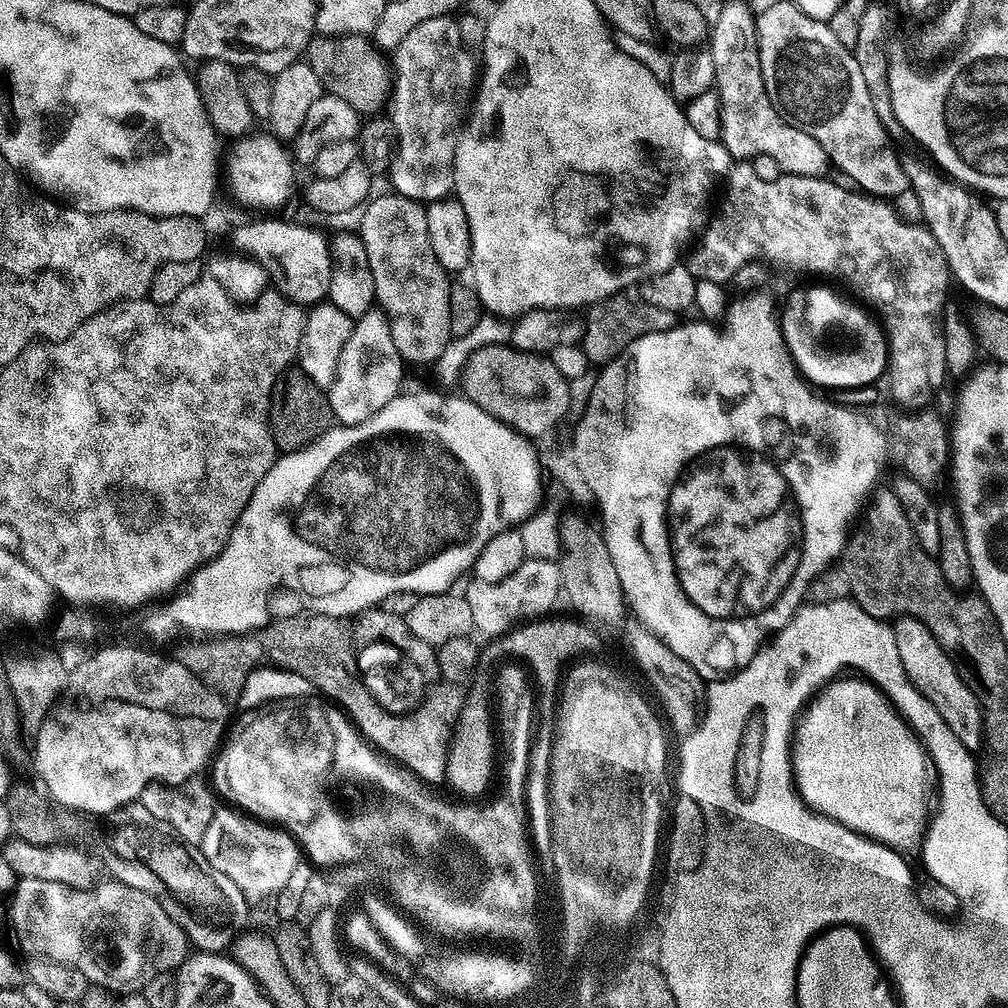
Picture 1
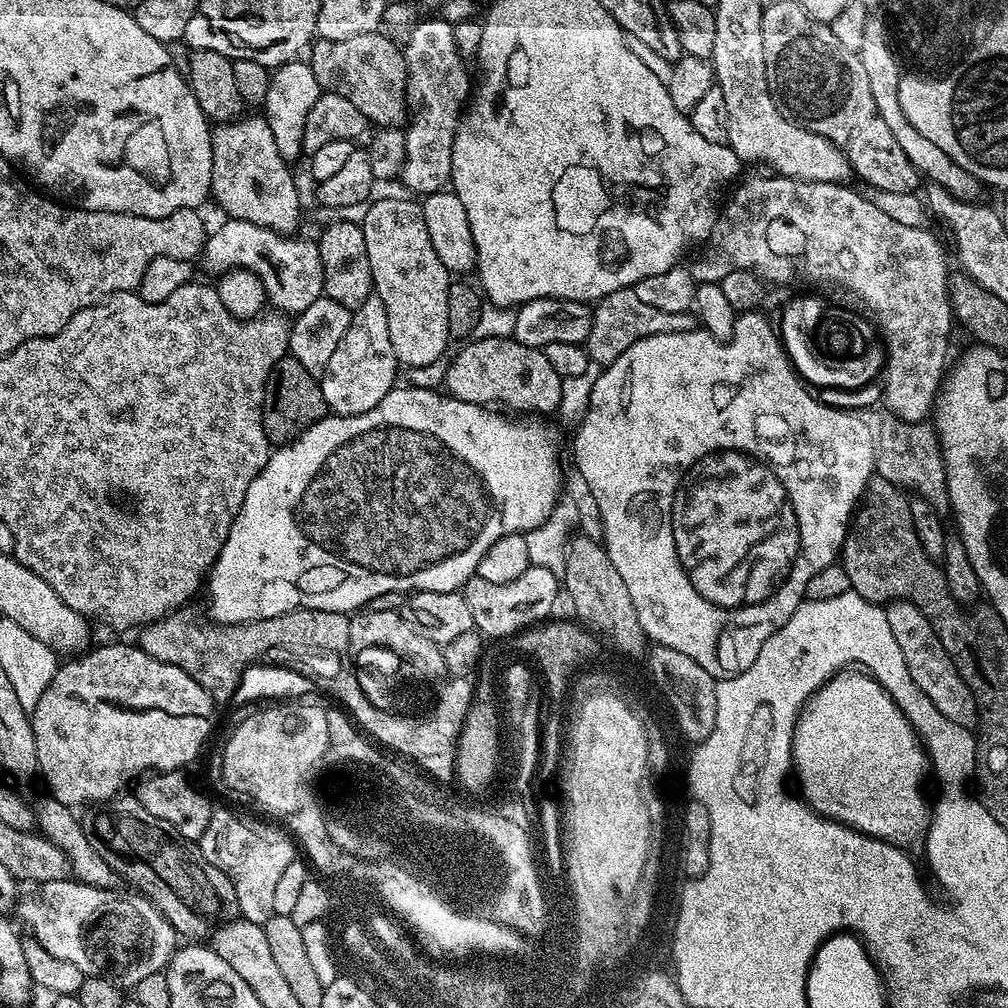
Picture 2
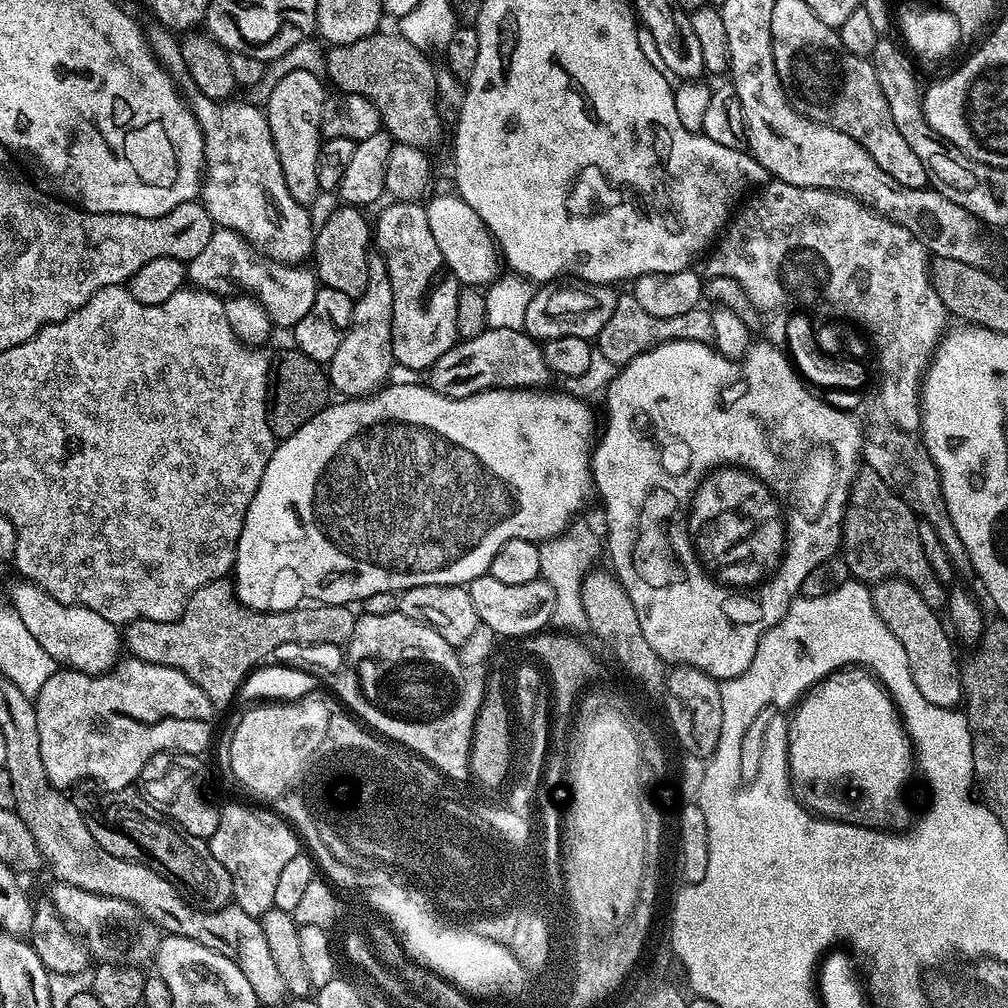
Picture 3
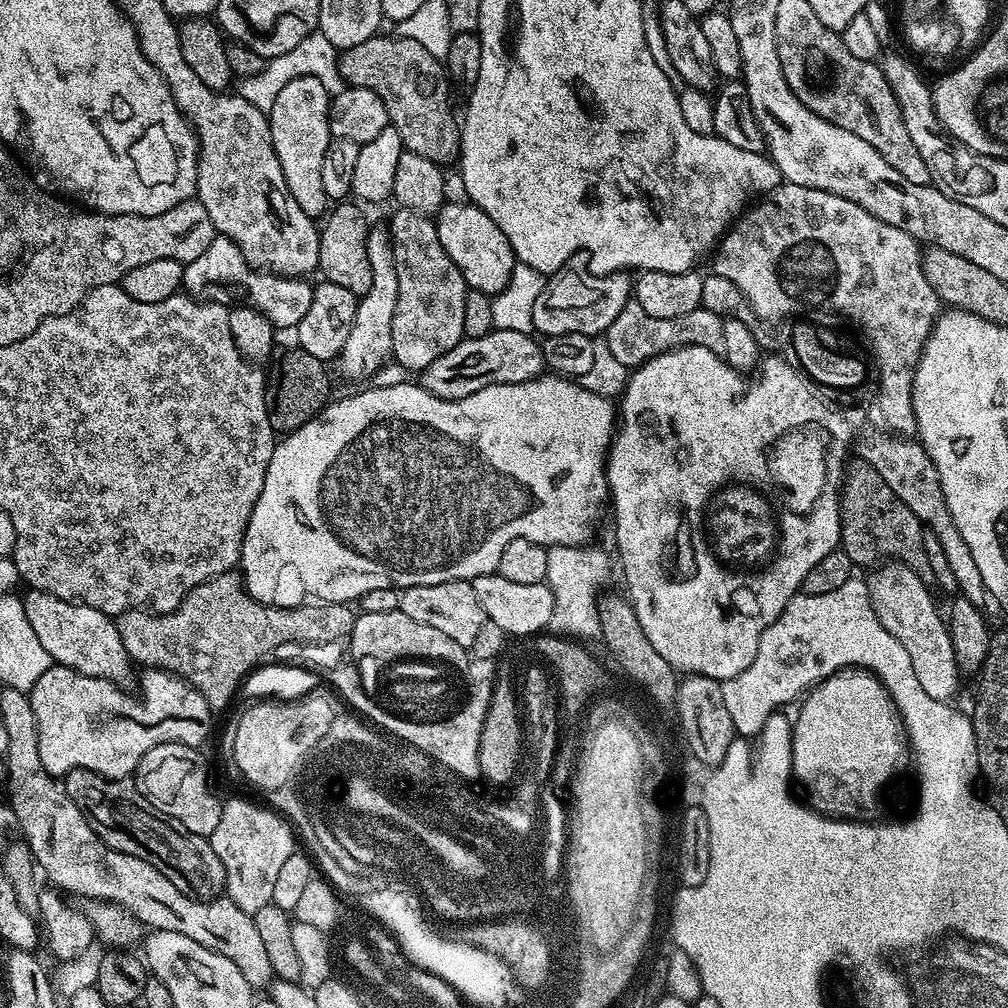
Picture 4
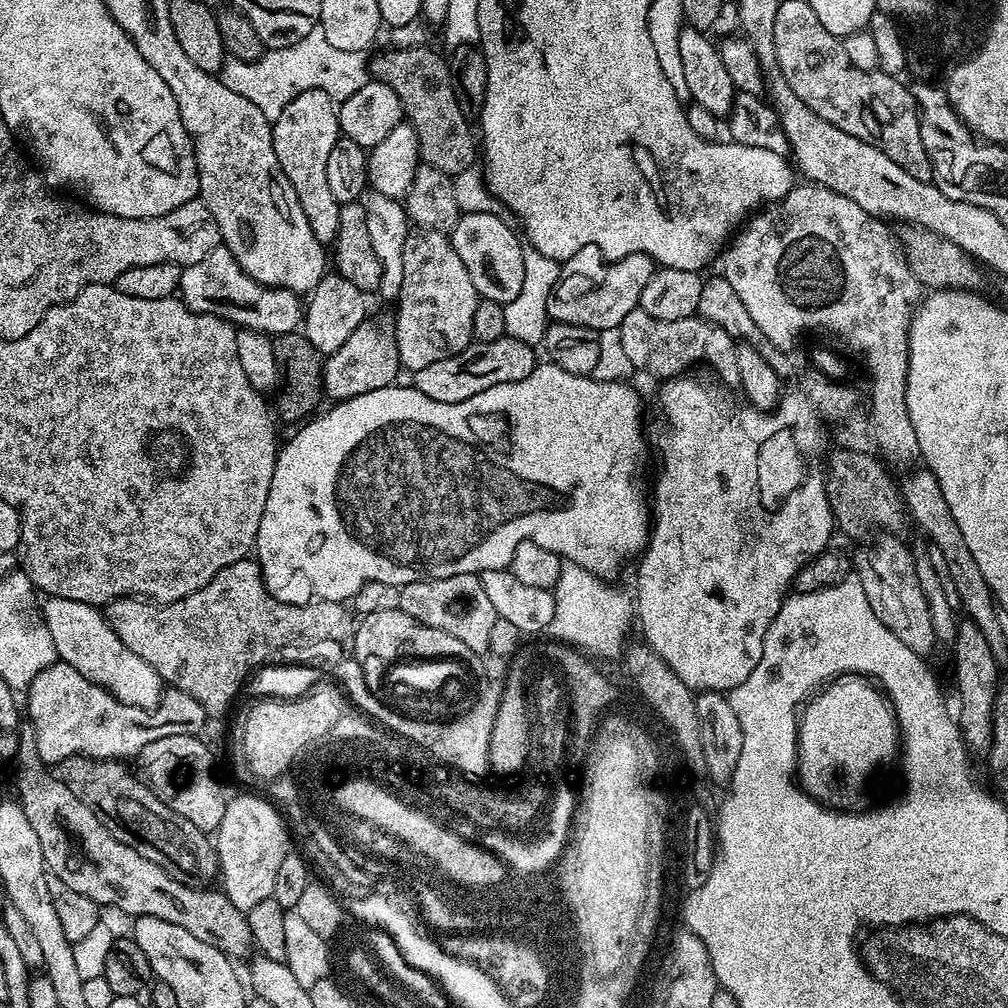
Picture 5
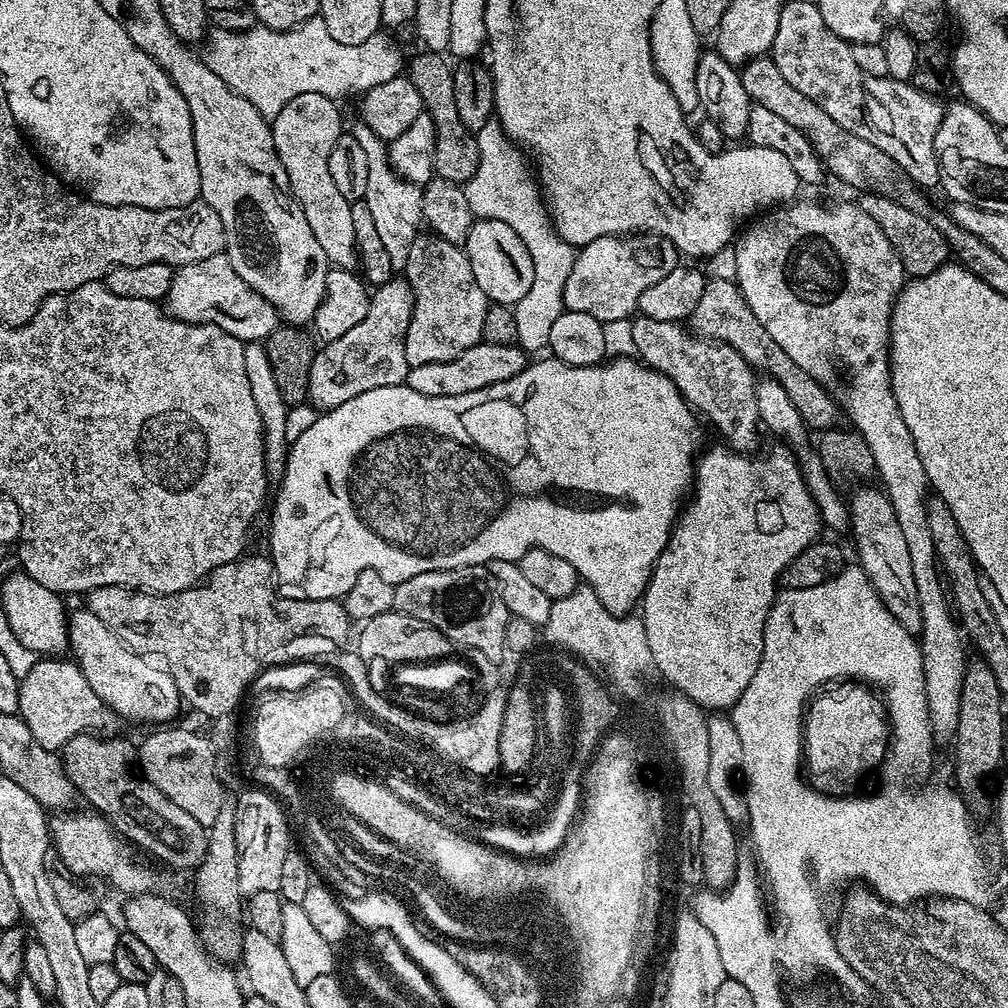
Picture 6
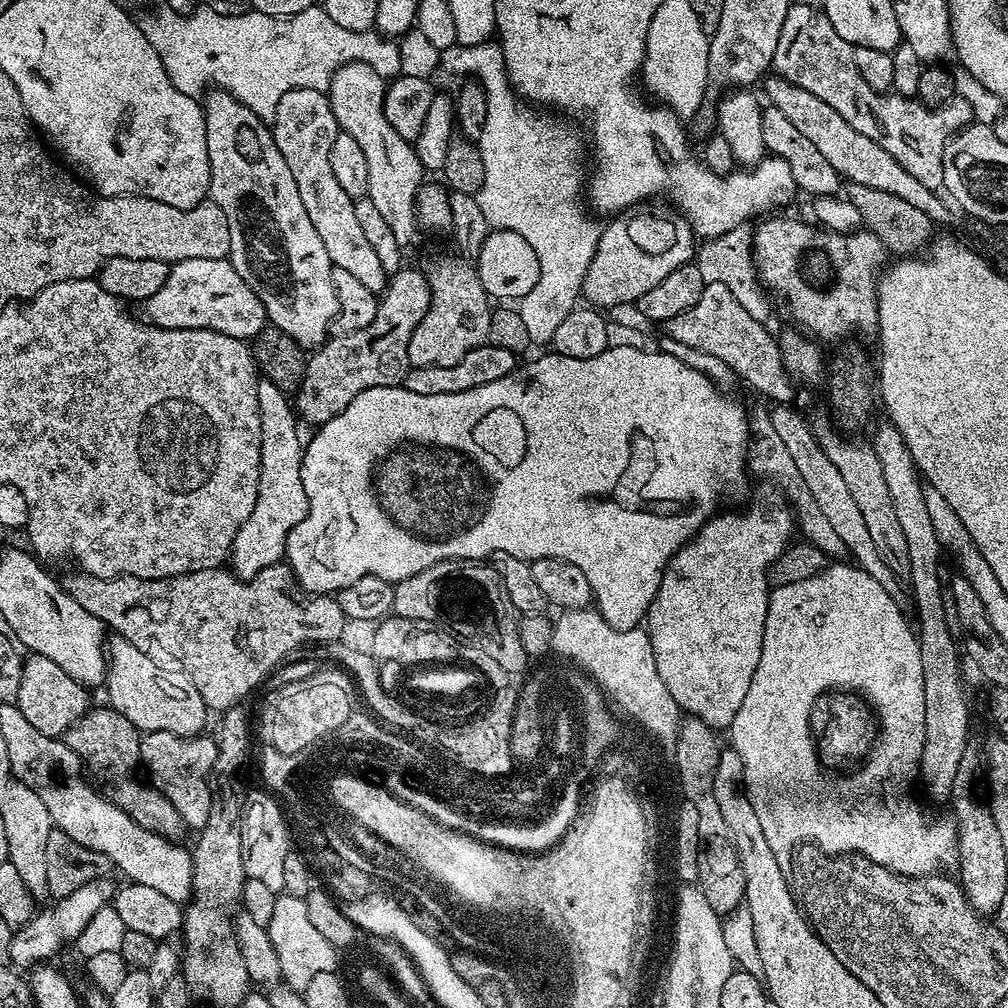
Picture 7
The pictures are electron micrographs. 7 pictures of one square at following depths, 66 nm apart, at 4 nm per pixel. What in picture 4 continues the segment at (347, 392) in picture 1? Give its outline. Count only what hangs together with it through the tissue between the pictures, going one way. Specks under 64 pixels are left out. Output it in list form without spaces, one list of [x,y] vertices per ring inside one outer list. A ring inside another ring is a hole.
[[[383,227],[369,231],[366,254],[370,254],[370,290],[357,299],[354,326],[350,326],[350,338],[346,338],[346,346],[342,346],[338,357],[341,374],[352,380],[368,380],[384,363],[389,363],[394,310],[398,307],[398,270],[394,270],[392,242]]]

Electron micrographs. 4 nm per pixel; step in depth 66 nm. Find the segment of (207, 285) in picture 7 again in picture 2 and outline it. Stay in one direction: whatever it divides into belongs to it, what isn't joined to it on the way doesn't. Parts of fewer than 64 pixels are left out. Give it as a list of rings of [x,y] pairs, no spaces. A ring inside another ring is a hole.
[[[225,219],[225,224],[217,232],[213,231],[208,239],[204,241],[204,251],[202,261],[215,274],[231,272],[234,268],[246,268],[255,270],[265,281],[271,282],[276,279],[276,284],[280,288],[271,289],[270,300],[277,309],[288,314],[298,314],[310,306],[319,296],[325,295],[324,290],[324,266],[320,257],[320,245],[315,239],[299,240],[296,234],[281,234],[270,230],[266,226],[258,226],[249,220]]]

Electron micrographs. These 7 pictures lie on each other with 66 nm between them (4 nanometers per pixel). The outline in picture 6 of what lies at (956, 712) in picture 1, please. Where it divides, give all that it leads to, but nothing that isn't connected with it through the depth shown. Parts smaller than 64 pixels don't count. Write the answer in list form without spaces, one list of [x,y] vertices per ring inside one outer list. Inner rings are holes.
[[[860,486],[854,500],[851,499],[850,532],[856,535],[856,552],[860,555],[859,567],[864,569],[872,583],[872,591],[877,592],[880,601],[894,614],[896,621],[906,631],[916,634],[922,626],[922,610],[918,606],[918,590],[914,590],[914,573],[910,566],[910,550],[906,547],[906,537],[902,534],[902,526],[898,526],[898,518],[894,514],[894,506],[888,501],[888,493],[876,488]]]

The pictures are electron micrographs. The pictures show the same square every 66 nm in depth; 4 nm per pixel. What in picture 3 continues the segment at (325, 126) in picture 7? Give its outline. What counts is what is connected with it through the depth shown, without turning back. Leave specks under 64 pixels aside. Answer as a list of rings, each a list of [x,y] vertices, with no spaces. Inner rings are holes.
[[[294,68],[285,71],[283,75],[284,77],[268,92],[266,115],[270,134],[274,138],[274,150],[278,150],[278,162],[282,162],[286,190],[290,190],[290,194],[300,204],[308,206],[315,196],[321,195],[318,154],[322,143],[320,119],[326,99],[325,81],[320,81],[316,77],[317,73],[307,68]]]

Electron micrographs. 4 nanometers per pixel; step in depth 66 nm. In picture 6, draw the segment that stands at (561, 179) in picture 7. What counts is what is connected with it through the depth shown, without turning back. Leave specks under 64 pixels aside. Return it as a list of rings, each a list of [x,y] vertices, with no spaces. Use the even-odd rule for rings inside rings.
[[[491,122],[477,133],[476,141],[480,155],[478,170],[474,170],[474,178],[462,186],[473,217],[477,220],[496,220],[510,226],[512,236],[526,242],[530,258],[536,256],[536,252],[544,252],[544,248],[556,248],[556,256],[560,256],[560,252],[568,252],[572,245],[556,235],[550,213],[542,199],[542,189],[533,177],[532,180],[528,177],[524,169],[525,153],[505,135],[504,129],[496,122]]]

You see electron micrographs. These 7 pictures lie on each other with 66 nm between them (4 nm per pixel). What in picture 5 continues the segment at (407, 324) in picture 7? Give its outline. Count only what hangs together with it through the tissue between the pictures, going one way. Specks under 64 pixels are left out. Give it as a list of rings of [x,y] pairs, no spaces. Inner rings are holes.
[[[380,316],[377,320],[366,318],[338,346],[338,350],[327,353],[322,364],[322,392],[329,401],[339,402],[349,400],[358,394],[366,394],[370,390],[387,388],[397,383],[396,375],[402,372],[400,359],[398,358],[398,346],[396,345],[396,325],[393,317]]]

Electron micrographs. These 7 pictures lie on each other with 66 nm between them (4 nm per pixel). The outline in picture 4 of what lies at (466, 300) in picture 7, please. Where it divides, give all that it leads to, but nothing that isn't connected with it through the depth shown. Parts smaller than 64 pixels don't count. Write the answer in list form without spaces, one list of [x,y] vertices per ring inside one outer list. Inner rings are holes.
[[[397,207],[395,211],[392,221],[386,224],[386,231],[392,242],[394,270],[398,270],[398,307],[394,310],[391,359],[397,360],[402,367],[409,368],[413,374],[419,374],[426,366],[430,366],[430,362],[434,362],[434,358],[442,358],[446,350],[454,350],[454,346],[465,339],[463,318],[469,286],[462,278],[458,266],[450,262],[450,254],[442,250],[435,219],[409,208]]]

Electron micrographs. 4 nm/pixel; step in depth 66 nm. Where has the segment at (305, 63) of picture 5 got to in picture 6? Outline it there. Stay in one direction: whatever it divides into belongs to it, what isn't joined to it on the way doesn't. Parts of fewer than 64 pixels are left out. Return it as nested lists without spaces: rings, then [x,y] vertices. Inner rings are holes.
[[[319,14],[285,32],[263,26],[253,26],[247,32],[216,28],[211,33],[212,41],[211,36],[207,41],[206,63],[226,86],[242,94],[264,120],[271,122],[282,114],[282,106],[286,106],[290,98],[298,98],[298,94],[322,94],[339,101],[340,96],[351,92],[363,94],[401,75],[406,60],[400,57],[399,46],[387,35],[391,36],[381,30],[361,44],[336,42]]]

